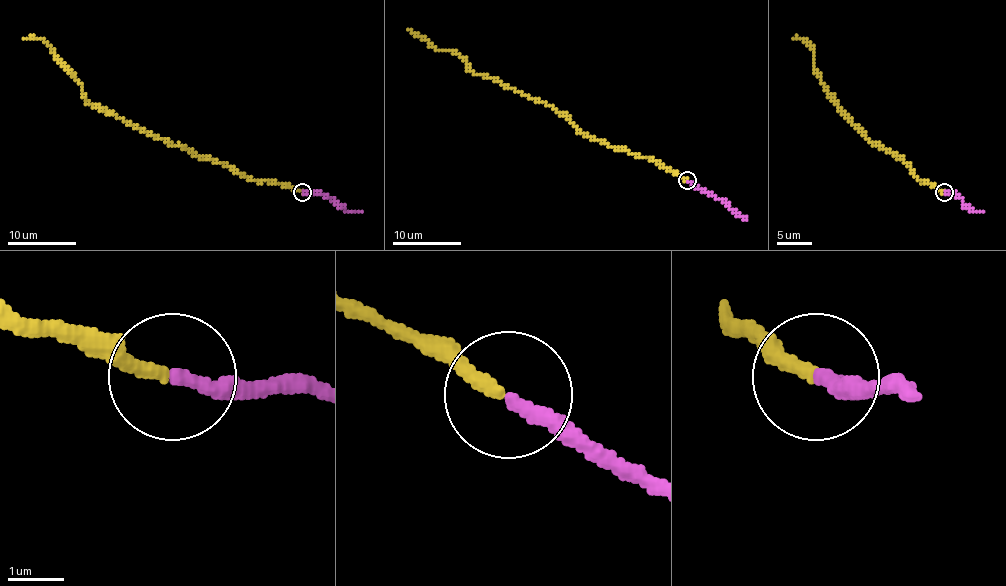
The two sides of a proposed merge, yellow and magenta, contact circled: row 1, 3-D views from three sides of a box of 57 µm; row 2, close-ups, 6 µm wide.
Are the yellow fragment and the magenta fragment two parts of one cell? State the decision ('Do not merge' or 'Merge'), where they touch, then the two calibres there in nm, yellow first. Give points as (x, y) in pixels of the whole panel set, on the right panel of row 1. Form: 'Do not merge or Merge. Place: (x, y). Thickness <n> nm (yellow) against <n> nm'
Merge. Place: (944, 192). Thickness 240 nm (yellow) against 240 nm

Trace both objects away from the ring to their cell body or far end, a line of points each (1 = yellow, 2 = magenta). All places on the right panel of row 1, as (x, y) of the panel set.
1: (944, 191), (922, 181), (901, 157), (860, 129), (832, 100), (815, 69), (815, 50), (803, 38), (792, 38)
2: (944, 191), (954, 193), (972, 210), (982, 212)

